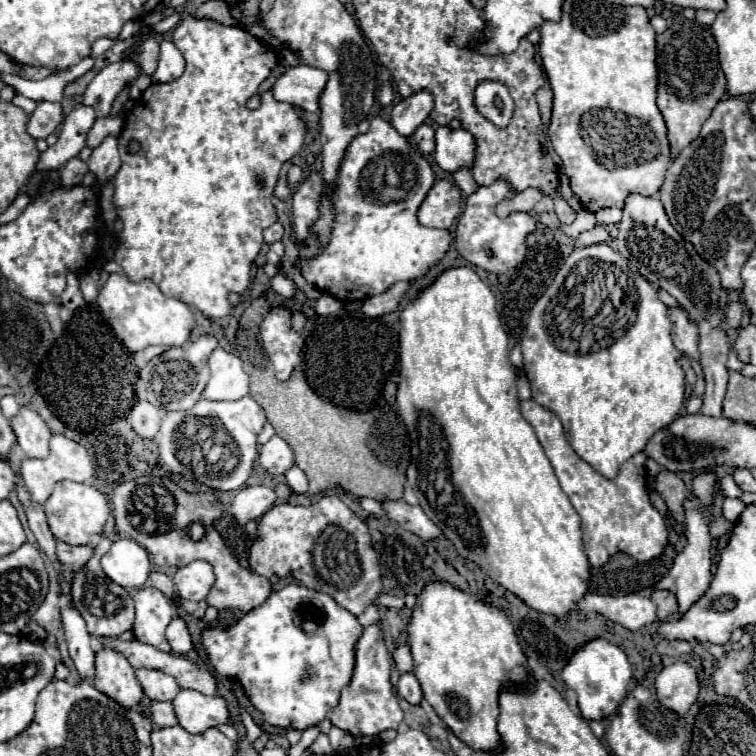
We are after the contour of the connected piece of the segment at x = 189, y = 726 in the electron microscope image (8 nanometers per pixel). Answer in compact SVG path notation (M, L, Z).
M180 690L174 698L174 710L178 714L178 722L190 734L202 734L208 728L218 728L222 724L230 724L230 712L226 700L222 696L206 696L200 692Z

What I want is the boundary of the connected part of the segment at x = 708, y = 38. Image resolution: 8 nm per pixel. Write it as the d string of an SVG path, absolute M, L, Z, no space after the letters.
M696 22L672 24L658 36L658 108L666 120L672 156L690 144L702 124L710 118L714 106L726 94L726 78L718 60L718 46L710 28Z

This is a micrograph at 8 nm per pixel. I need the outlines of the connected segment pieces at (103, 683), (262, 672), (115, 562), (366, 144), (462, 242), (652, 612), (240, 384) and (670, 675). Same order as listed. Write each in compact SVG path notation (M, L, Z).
M102 648L96 652L94 686L106 696L118 700L124 708L136 708L142 698L142 686L136 678L132 664L114 648Z
M290 584L278 592L272 592L260 608L250 610L230 628L206 630L202 634L202 642L212 666L222 676L236 676L240 680L246 696L264 714L268 724L306 730L310 726L318 726L330 710L338 706L342 688L346 688L354 676L356 642L362 632L364 626L358 618L342 608L332 596L318 590L308 590L302 584Z
M120 538L102 556L102 570L114 584L126 590L142 588L150 574L150 558L136 540Z
M380 116L372 118L370 130L366 134L358 134L350 142L346 160L342 160L342 168L338 172L338 188L332 194L336 220L330 244L316 260L302 264L302 276L318 290L332 294L338 300L366 300L370 296L384 294L396 282L420 278L446 256L452 242L448 230L426 228L418 222L418 210L434 182L436 178L426 156L422 156L406 136L398 134L388 120Z
M496 180L492 186L480 186L478 192L466 198L466 208L458 220L454 234L456 252L468 260L472 266L478 266L492 274L502 274L510 268L516 268L526 256L526 236L536 230L536 218L532 214L520 212L510 214L508 218L498 218L494 208L496 204L510 194L510 188L504 180Z
M586 594L582 600L578 600L578 608L580 612L600 612L632 632L656 620L656 604L650 598L642 598L636 594L614 598Z
M216 348L212 352L208 364L210 364L212 376L210 376L210 382L208 382L202 398L208 398L208 400L238 400L238 398L248 394L248 374L244 372L240 356L236 356L232 352L226 352L222 348Z
M676 662L666 666L656 678L656 696L668 708L674 708L680 716L696 702L700 694L698 672L688 662Z

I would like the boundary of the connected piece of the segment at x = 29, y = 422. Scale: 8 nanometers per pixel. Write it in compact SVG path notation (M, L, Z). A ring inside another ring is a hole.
M22 406L20 412L12 418L12 428L16 432L18 446L28 458L46 458L50 454L52 432L38 412Z

